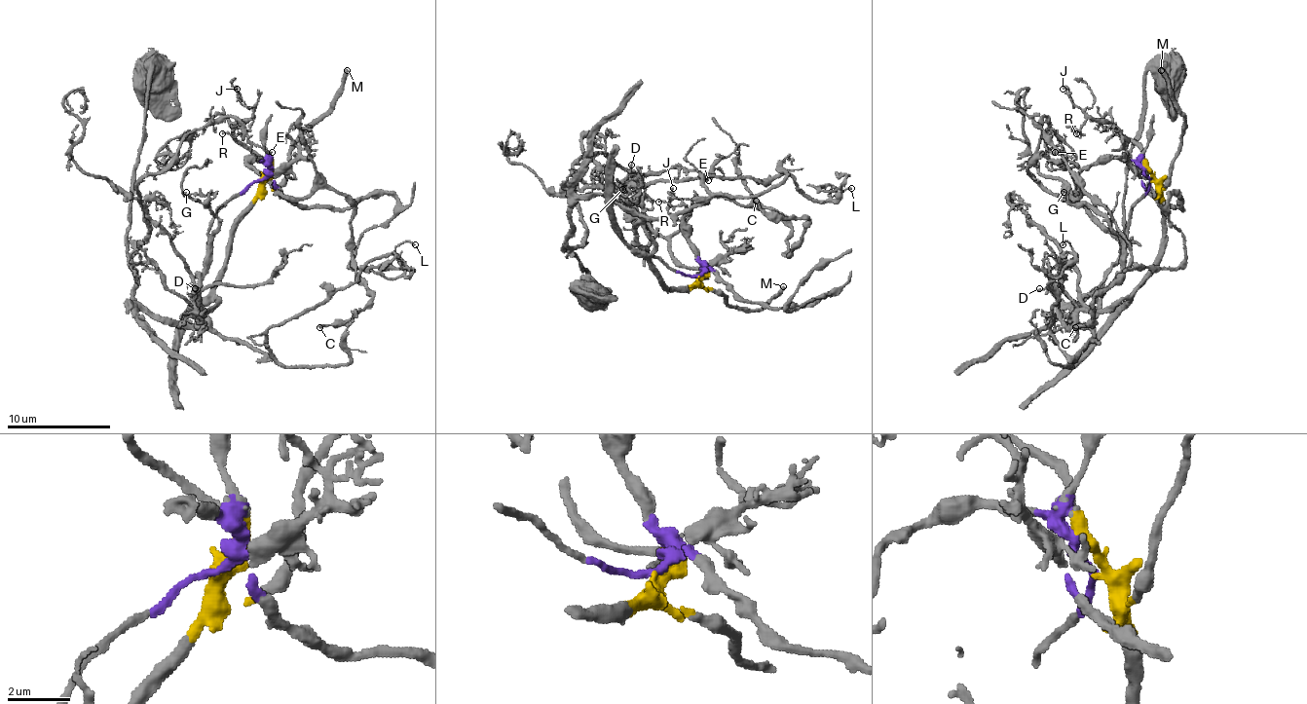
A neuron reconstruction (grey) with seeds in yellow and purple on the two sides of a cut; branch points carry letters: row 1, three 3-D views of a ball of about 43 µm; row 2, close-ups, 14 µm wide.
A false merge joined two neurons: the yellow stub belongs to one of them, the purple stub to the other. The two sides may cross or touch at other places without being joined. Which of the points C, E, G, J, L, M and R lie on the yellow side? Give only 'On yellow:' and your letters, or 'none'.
On yellow: J, M, R

